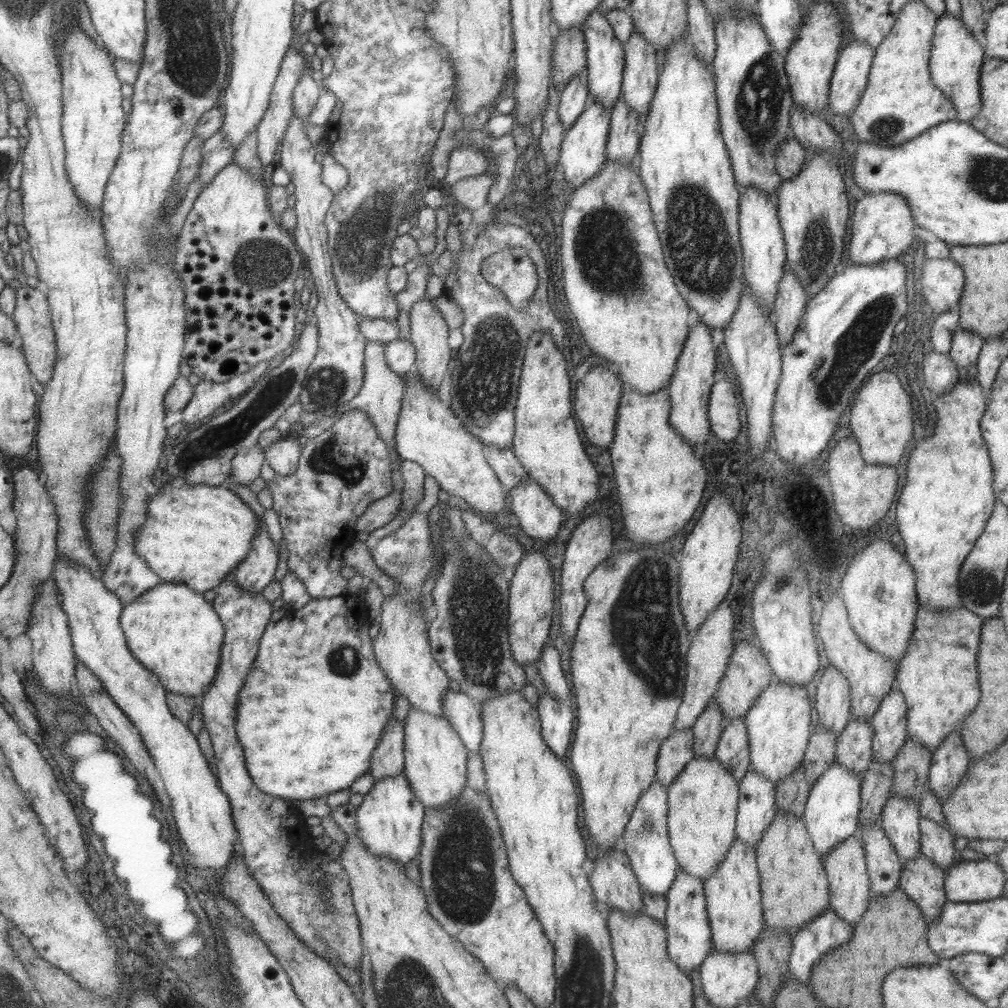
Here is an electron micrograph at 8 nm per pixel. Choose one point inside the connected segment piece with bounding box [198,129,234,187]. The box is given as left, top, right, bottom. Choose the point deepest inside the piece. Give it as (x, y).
(217, 150)

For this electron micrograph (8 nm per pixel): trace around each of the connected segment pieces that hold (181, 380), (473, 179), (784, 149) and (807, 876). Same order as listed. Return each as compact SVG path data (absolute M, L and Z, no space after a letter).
M179 375L165 391L163 397L165 428L181 422L182 408L190 402L193 387L187 377Z
M495 172L460 178L450 186L450 196L457 200L459 206L476 210L487 203L487 191L495 179Z
M793 136L787 137L774 152L775 172L782 180L795 176L804 165L805 151Z
M776 811L754 848L760 876L760 903L764 926L787 930L793 936L807 921L821 916L829 905L828 882L820 854L813 848L804 819Z

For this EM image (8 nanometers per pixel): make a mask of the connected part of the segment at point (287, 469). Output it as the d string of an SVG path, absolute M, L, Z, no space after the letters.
M281 437L264 450L265 462L281 476L289 476L297 469L301 448L294 438Z

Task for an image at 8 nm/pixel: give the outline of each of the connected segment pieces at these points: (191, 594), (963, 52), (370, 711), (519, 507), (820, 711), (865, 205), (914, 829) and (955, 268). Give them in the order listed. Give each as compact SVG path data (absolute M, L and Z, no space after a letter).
M160 582L132 601L122 604L119 624L129 652L145 668L157 675L165 690L192 698L202 696L204 690L212 685L220 659L224 628L211 603L205 600L202 593L195 592L181 583Z
M946 12L936 19L931 37L928 69L933 85L949 97L956 110L955 119L958 121L969 122L970 118L978 113L980 66L984 59L984 50L979 47L963 21Z
M337 595L331 598L310 598L301 608L288 608L277 621L269 621L264 628L253 662L249 665L243 684L236 694L234 727L238 743L242 748L242 755L248 775L257 790L284 800L309 800L325 797L335 790L343 790L364 772L367 772L369 759L373 748L377 744L386 720L392 715L394 695L391 684L384 672L378 667L373 649L372 639L368 635L369 628L374 627L367 620L355 622L351 618L351 610L347 610L347 598Z
M526 474L520 481L517 486L513 486L507 491L507 506L518 518L518 523L527 536L547 542L555 536L561 520L565 518L563 510L551 501L551 498L545 494L545 490L542 490L541 486L537 486L529 475Z
M827 665L821 674L815 700L819 724L837 736L851 718L851 697L849 683L834 666Z
M889 192L865 193L856 202L853 216L849 218L849 246L847 254L853 264L877 264L882 260L901 256L905 248L913 246L913 231L917 228L907 203L902 196Z
M891 792L880 812L879 825L902 861L920 853L917 808L913 799L898 797Z
M948 256L942 258L925 258L923 264L916 269L917 286L923 292L927 304L937 314L957 308L959 297L964 285L962 268Z

